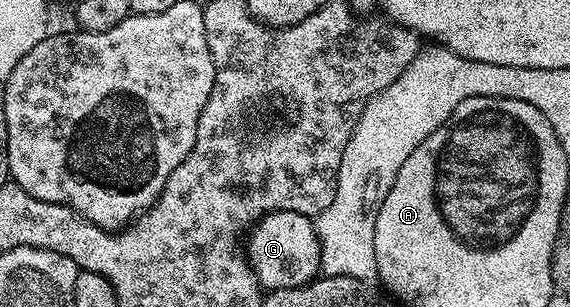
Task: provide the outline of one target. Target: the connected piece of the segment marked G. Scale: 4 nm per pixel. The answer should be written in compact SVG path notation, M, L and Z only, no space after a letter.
M270 212L247 231L246 257L265 291L298 288L321 273L315 221L302 212Z

